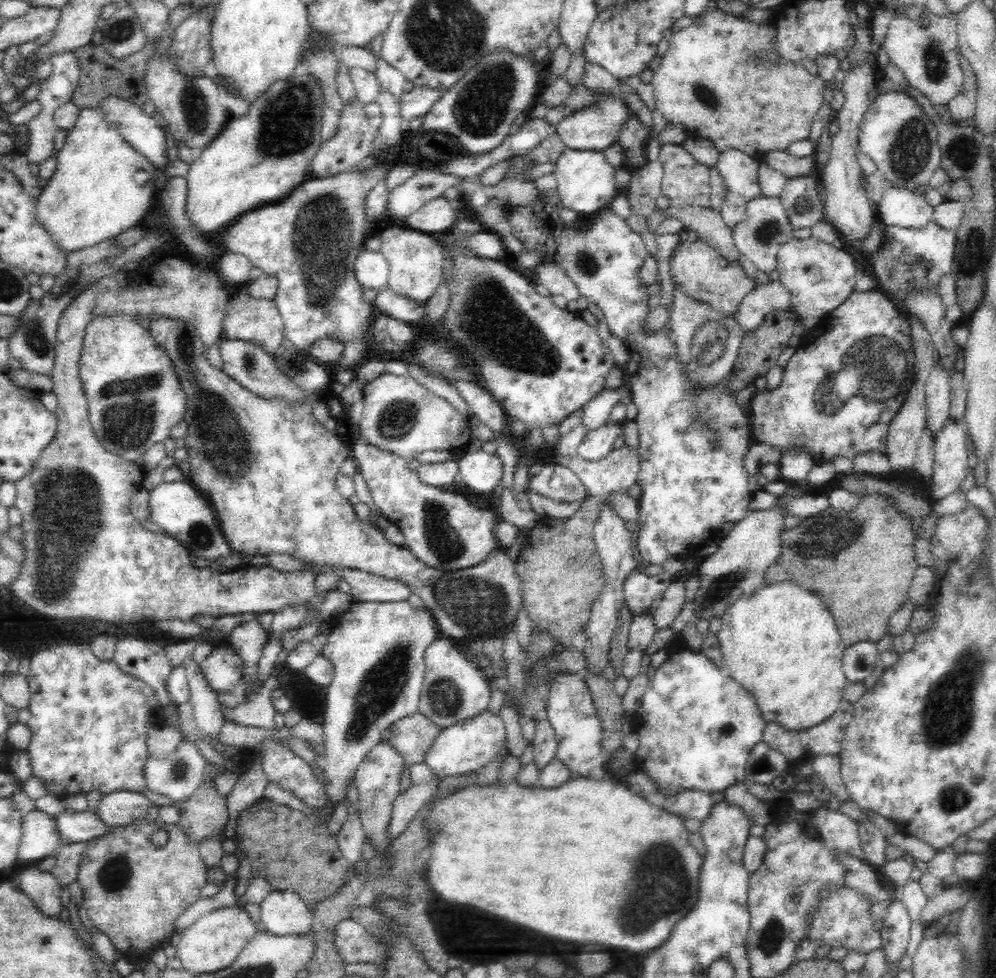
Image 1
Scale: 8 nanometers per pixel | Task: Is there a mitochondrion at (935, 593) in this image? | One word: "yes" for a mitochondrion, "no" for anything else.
no

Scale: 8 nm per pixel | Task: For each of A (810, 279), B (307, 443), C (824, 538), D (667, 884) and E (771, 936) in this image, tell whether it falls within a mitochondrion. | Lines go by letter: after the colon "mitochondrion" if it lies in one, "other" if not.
A: other
B: other
C: mitochondrion
D: mitochondrion
E: mitochondrion

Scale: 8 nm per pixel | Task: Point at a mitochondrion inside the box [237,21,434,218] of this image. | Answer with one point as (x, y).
(289, 120)

